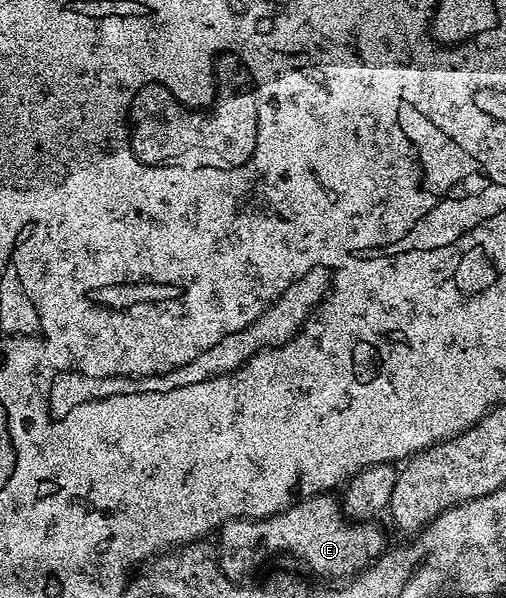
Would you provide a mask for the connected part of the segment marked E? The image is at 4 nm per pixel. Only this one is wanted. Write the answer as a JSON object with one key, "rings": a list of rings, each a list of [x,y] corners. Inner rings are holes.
{"rings":[[[333,494],[306,496],[284,508],[279,514],[265,516],[262,520],[226,520],[216,537],[215,555],[221,573],[229,580],[245,582],[256,568],[261,568],[268,562],[269,556],[277,556],[280,552],[290,552],[297,560],[302,560],[317,576],[330,576],[330,581],[341,582],[352,578],[363,568],[369,567],[382,552],[386,551],[385,532],[377,522],[350,522]]]}

